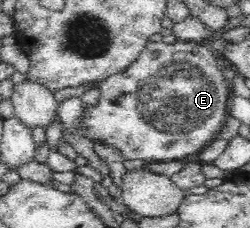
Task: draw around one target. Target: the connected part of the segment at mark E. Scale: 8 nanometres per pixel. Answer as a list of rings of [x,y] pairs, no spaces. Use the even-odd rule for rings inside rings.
[[[148,41],[142,53],[130,66],[111,74],[102,84],[100,101],[95,107],[85,107],[81,128],[86,138],[104,141],[118,148],[124,159],[145,162],[190,160],[212,143],[219,130],[226,124],[226,101],[230,101],[230,81],[222,77],[216,57],[209,44],[199,42],[165,43]]]

